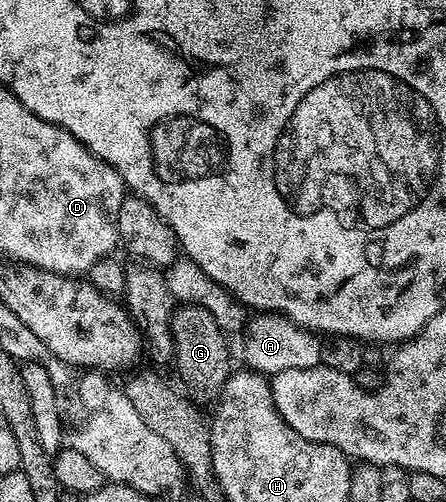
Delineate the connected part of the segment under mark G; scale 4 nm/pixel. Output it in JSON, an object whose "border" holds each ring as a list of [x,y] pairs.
{"border":[[[180,307],[171,317],[174,364],[180,381],[185,385],[187,396],[193,402],[215,402],[226,383],[228,366],[228,341],[226,334],[219,329],[210,311],[195,307]]]}

